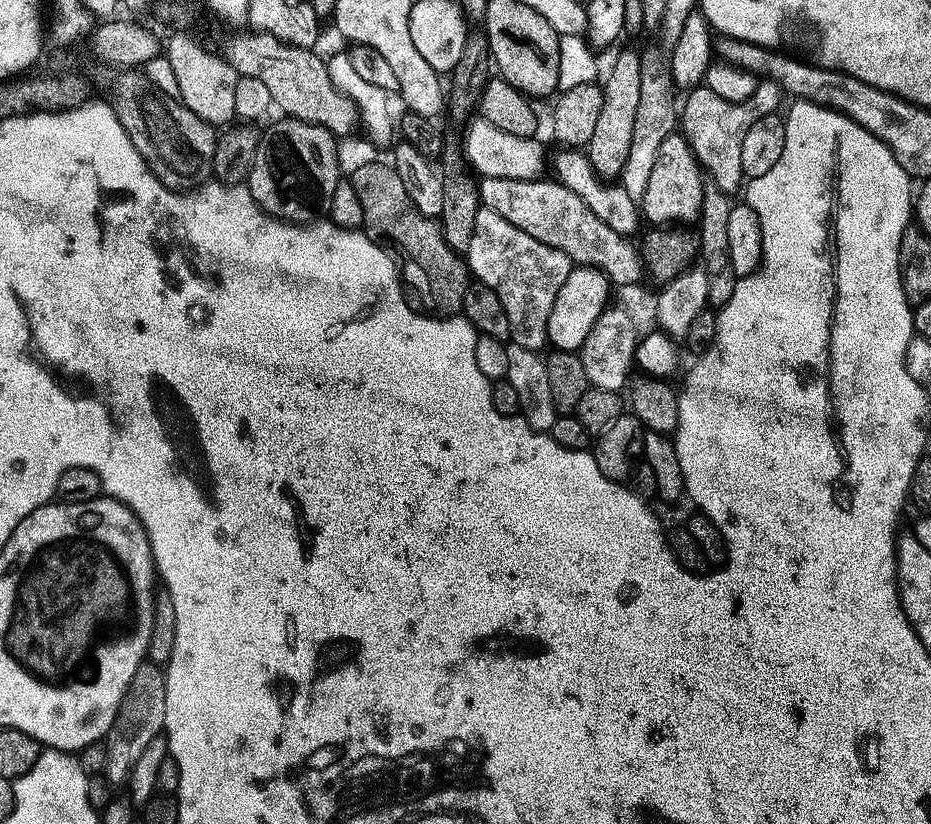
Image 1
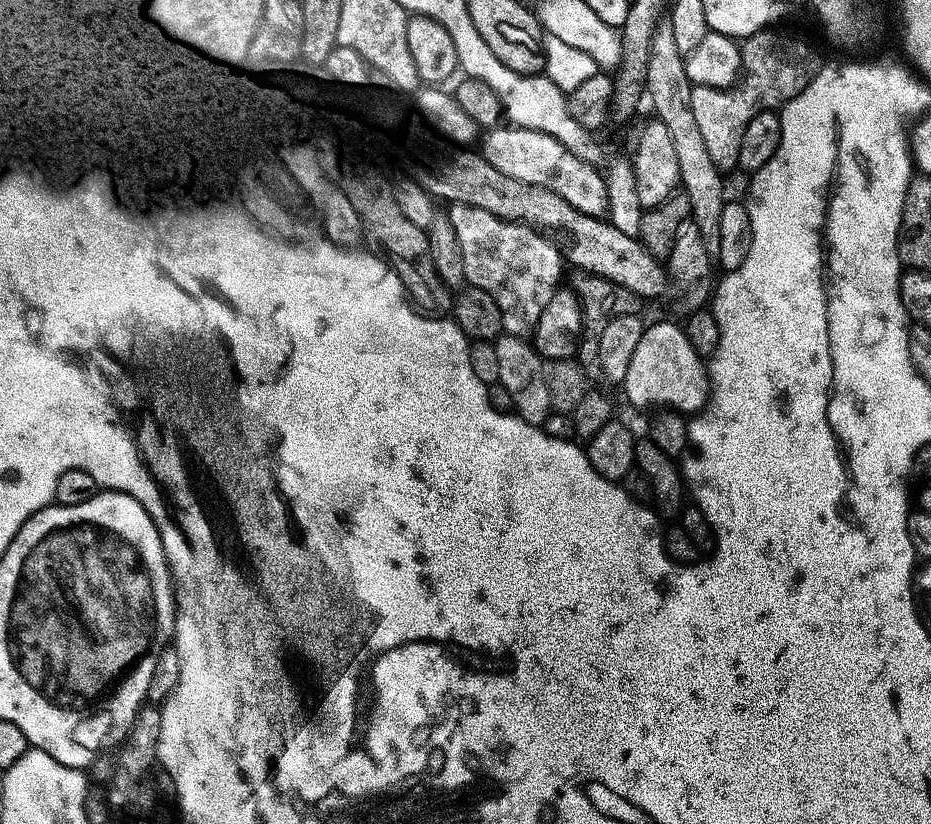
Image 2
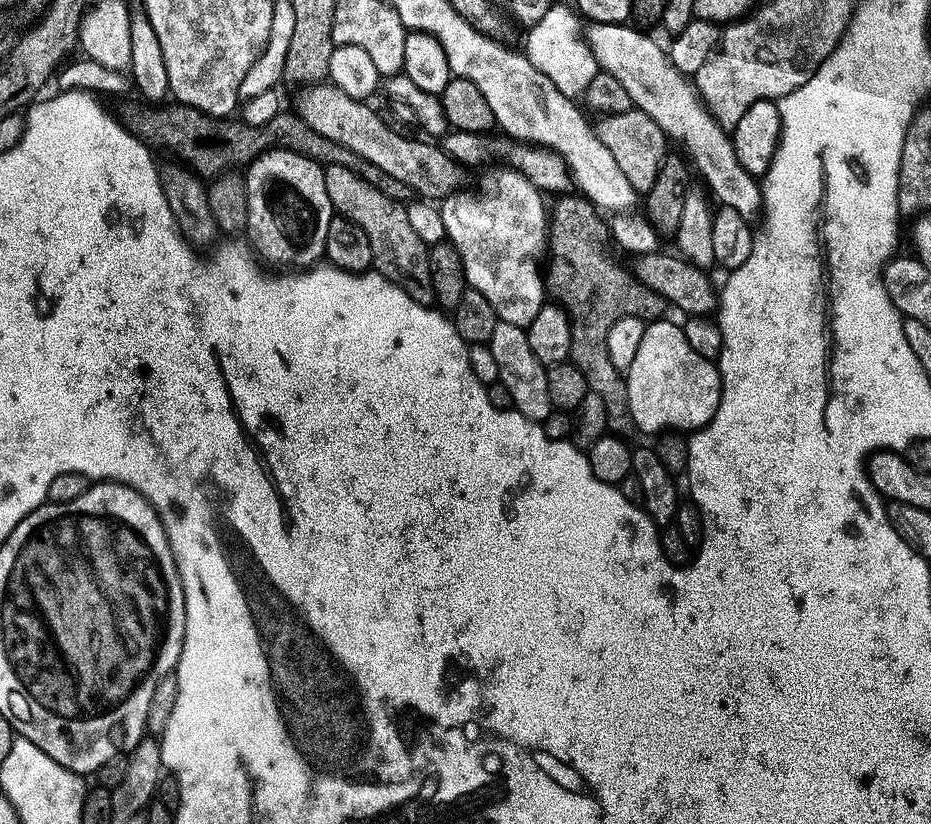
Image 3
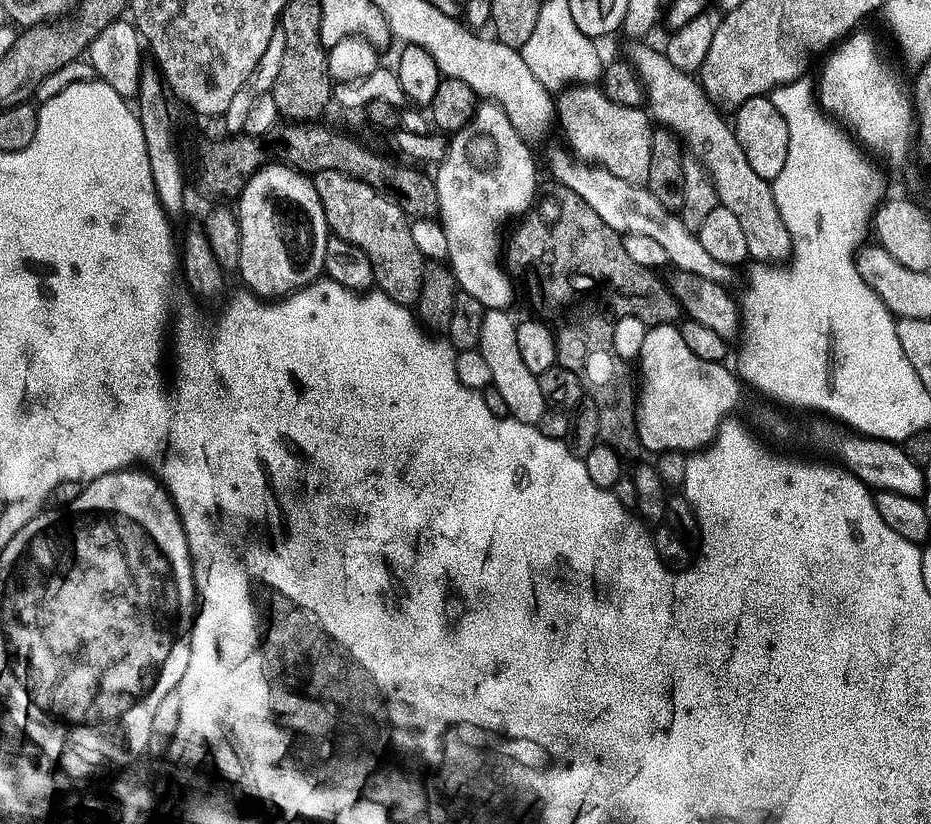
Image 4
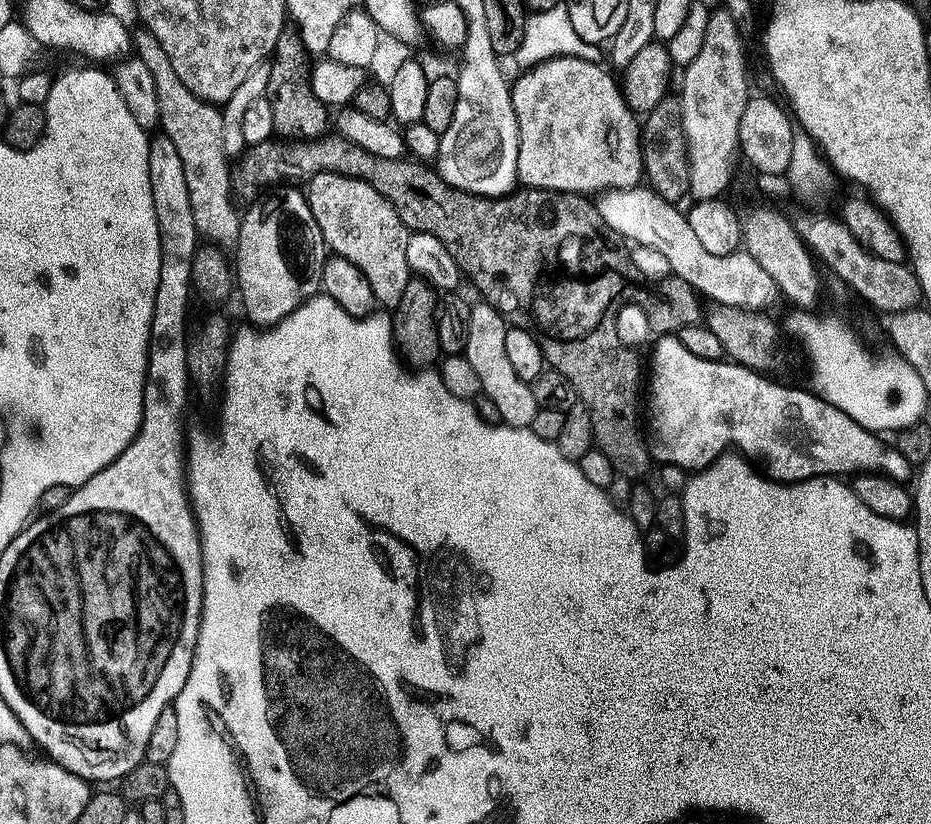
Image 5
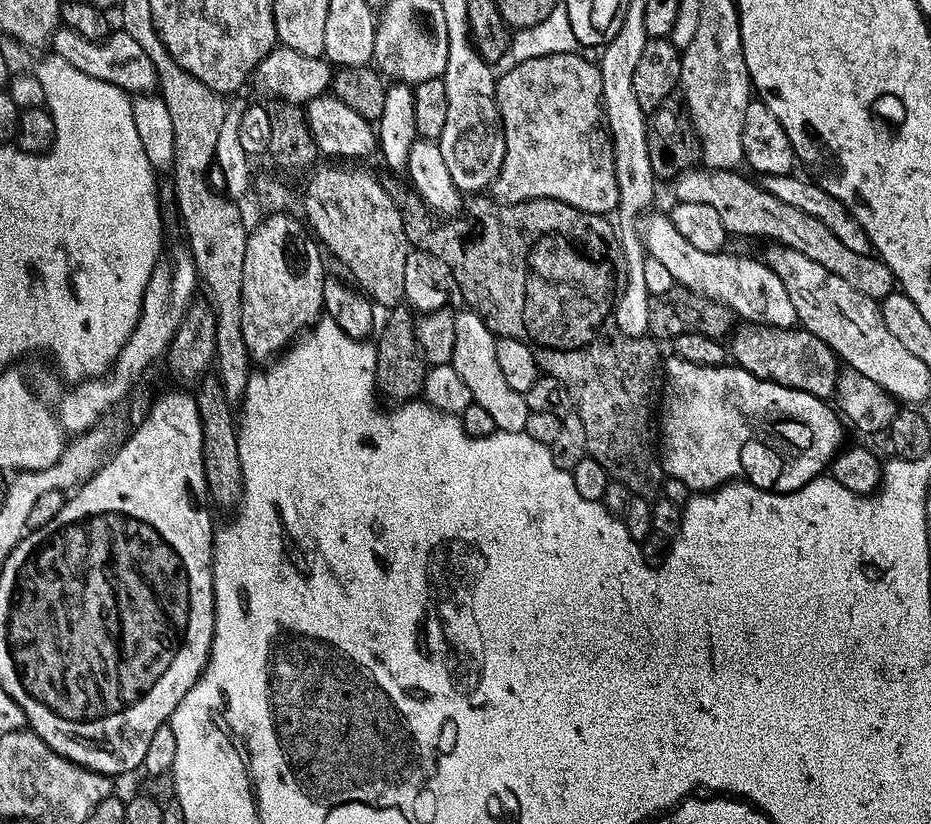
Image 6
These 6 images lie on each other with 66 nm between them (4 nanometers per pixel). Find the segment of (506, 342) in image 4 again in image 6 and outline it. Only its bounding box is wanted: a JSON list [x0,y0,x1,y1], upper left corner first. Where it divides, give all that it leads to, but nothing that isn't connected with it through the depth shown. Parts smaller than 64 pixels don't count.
[453,311,531,433]

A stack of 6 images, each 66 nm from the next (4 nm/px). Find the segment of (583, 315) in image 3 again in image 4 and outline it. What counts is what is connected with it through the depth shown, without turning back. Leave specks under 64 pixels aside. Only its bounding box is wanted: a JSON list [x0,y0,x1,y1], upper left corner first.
[506,187,684,458]

